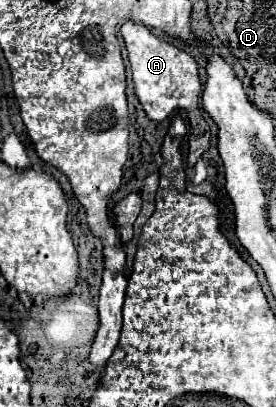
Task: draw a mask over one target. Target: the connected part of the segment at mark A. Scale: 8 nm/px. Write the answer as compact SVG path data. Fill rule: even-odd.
M131 20L121 26L121 36L129 52L135 94L149 120L163 122L175 112L175 92L203 92L197 62L185 50L157 38L149 32L149 28L143 24L133 24Z

